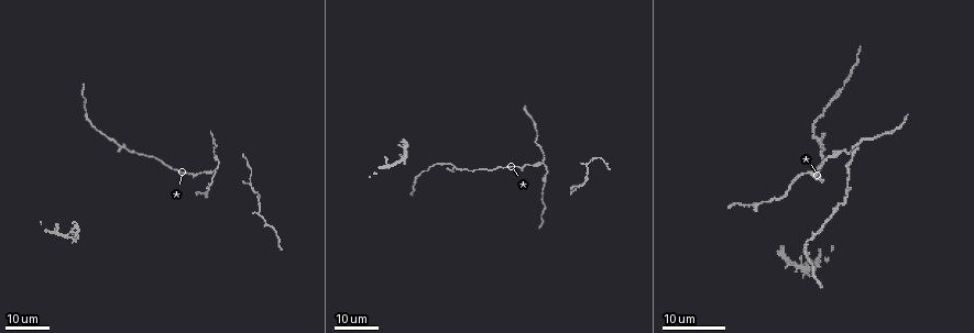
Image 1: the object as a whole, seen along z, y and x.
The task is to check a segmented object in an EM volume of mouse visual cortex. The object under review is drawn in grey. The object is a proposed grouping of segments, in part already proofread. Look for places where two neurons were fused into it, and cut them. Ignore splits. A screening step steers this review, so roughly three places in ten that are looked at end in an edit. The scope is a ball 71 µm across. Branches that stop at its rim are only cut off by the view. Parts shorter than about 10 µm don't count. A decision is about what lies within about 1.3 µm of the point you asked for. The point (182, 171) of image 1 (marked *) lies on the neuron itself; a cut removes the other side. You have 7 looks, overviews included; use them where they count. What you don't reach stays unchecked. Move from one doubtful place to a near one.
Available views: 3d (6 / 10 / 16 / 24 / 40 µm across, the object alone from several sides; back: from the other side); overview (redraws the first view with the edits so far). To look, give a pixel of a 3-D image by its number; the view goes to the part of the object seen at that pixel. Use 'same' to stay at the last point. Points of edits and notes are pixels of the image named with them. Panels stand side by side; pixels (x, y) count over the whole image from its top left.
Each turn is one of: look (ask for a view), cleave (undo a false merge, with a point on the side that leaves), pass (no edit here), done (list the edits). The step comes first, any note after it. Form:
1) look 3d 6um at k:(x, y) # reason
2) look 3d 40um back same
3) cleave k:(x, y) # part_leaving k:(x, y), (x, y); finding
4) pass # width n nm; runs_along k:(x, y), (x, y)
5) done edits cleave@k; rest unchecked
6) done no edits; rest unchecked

look 3d 24um at 1:(544, 162) # arms part here

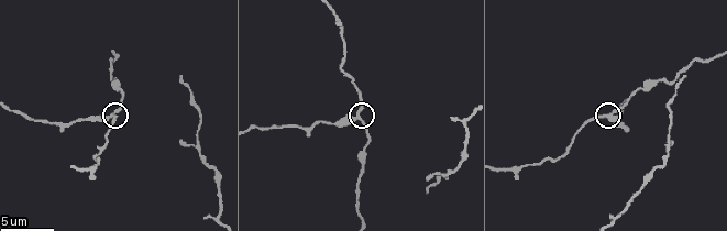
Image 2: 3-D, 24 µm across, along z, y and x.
look 3d 10um at 2:(357, 119)

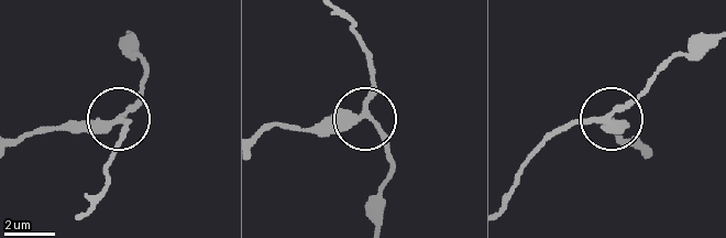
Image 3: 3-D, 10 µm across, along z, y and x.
pass # runs_along 3:(17, 141), (118, 121), (124, 132); one neuron here

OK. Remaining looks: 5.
look 3d 24um at 1:(452, 166) # looks like a crossing

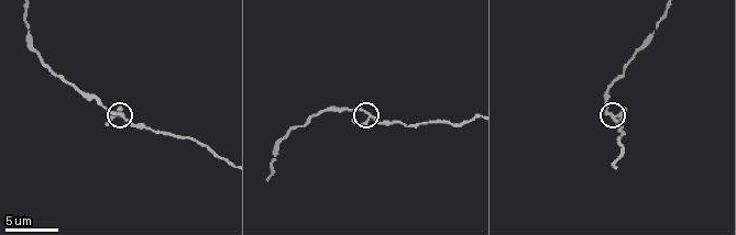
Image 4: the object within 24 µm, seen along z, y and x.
look 3d 6um at 4:(616, 114)

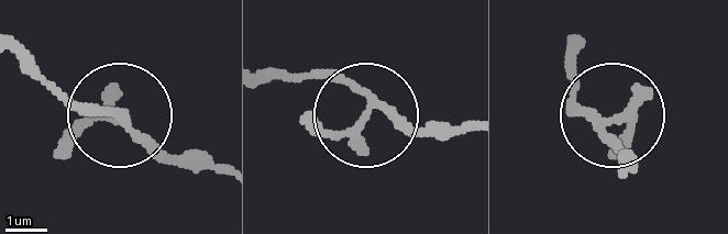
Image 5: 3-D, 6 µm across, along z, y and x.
pass # arms 4; runs_along 5:(219, 169), (177, 166), (124, 116), (62, 103), (23, 75); all the same neuron

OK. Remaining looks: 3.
look 3d 10um at 2:(667, 147) # three-way junction

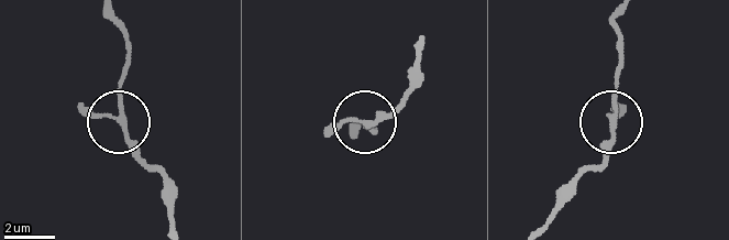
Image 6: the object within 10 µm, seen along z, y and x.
look 3d 10um back at 6:(366, 125)

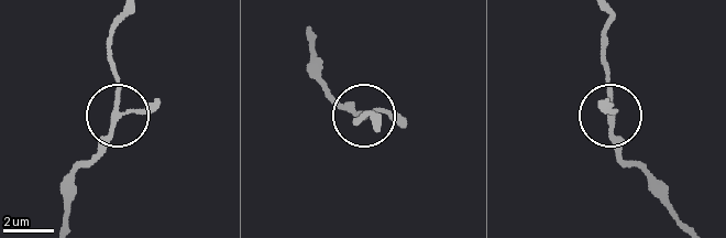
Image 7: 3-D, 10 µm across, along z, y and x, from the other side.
pass # continuous, no second neuron

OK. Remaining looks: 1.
done no edits; rest unchecked

